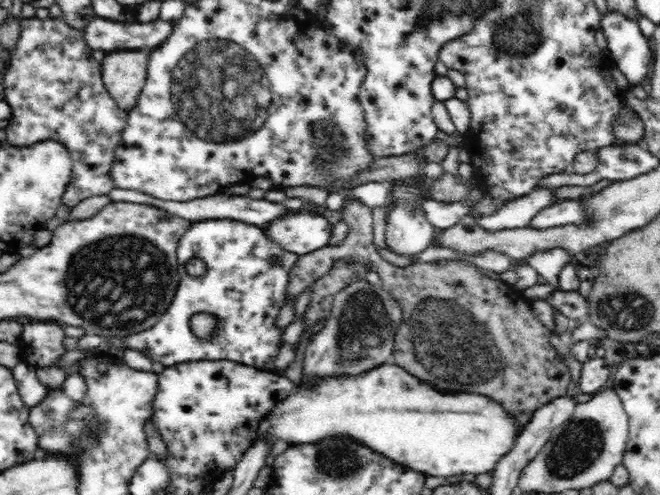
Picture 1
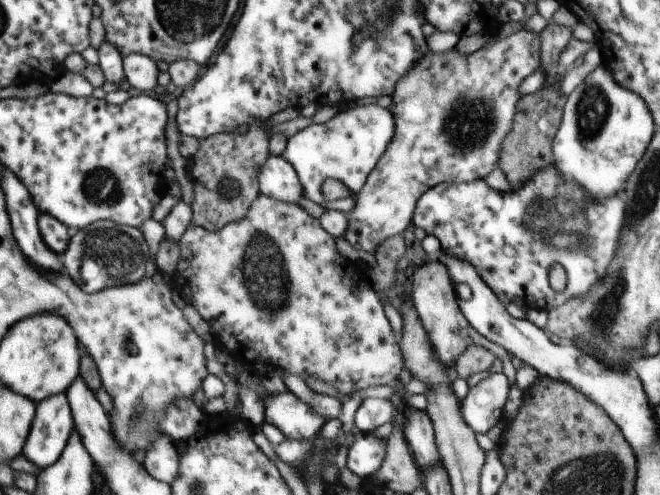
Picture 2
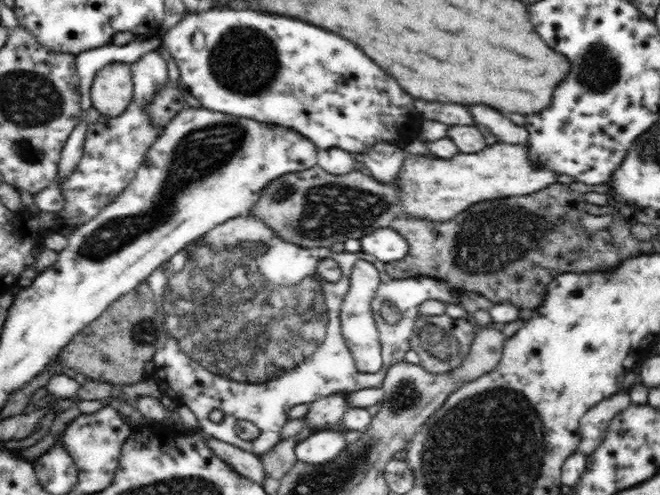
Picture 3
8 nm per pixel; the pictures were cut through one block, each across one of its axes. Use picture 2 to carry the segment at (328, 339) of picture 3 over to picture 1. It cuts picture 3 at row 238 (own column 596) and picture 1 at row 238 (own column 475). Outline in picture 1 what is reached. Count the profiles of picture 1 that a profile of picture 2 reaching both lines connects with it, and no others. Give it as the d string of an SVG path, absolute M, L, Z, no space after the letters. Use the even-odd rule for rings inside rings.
M229 219L195 221L179 241L177 261L180 282L167 312L152 328L118 342L118 348L131 348L140 352L148 349L151 352L148 358L152 362L162 362L166 367L197 360L231 360L233 363L273 371L276 355L283 345L283 329L276 327L276 320L286 304L288 275L298 258L298 255L284 251L270 241L263 229L255 225ZM192 259L200 259L206 264L207 270L203 276L191 276L186 271L185 266ZM196 314L208 314L218 321L218 328L215 328L211 339L200 338L192 331L190 320Z

